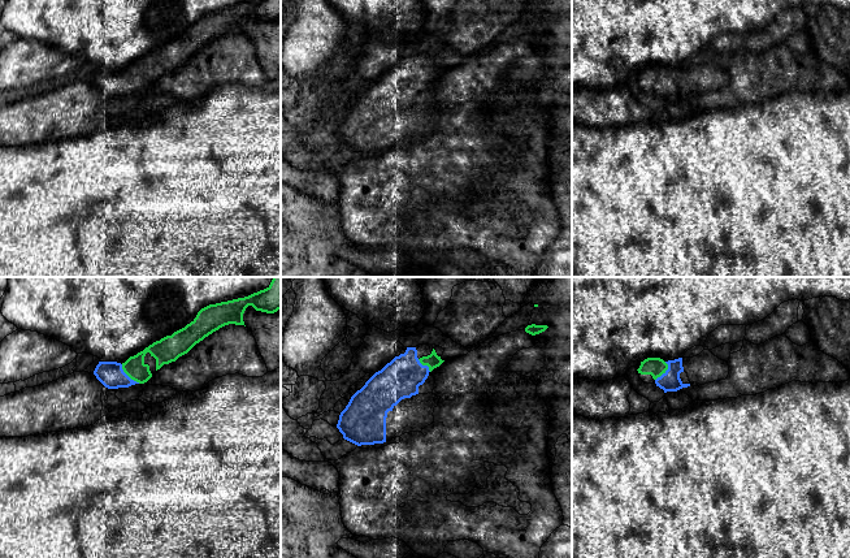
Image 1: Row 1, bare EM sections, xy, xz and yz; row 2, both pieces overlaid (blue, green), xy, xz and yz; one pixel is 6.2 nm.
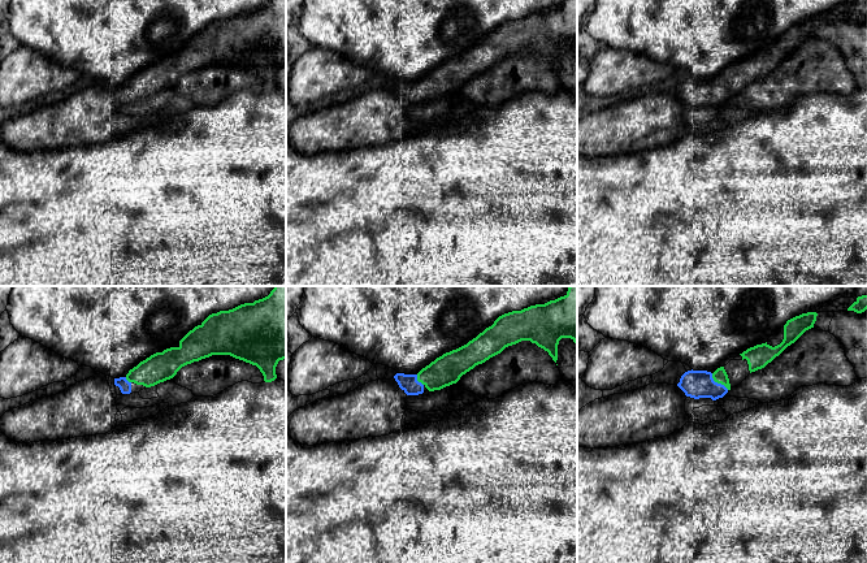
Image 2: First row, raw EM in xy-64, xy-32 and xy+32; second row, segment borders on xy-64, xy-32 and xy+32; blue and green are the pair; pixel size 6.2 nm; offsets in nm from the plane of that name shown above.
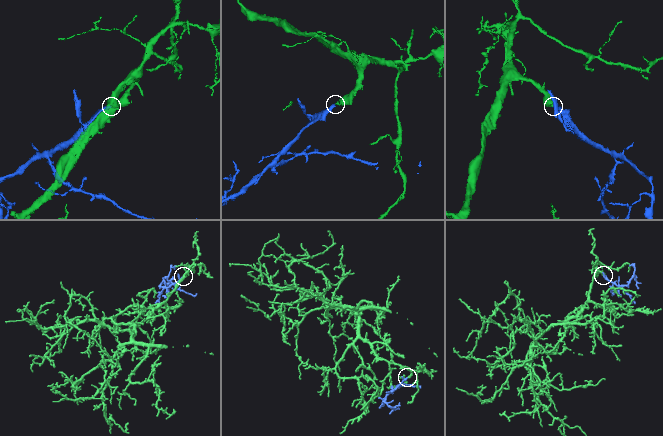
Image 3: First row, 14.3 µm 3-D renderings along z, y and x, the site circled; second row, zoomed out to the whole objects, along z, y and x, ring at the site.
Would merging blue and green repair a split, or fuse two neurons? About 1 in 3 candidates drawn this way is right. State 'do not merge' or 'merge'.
merge

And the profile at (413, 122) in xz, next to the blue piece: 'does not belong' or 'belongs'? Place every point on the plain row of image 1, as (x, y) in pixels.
belongs

